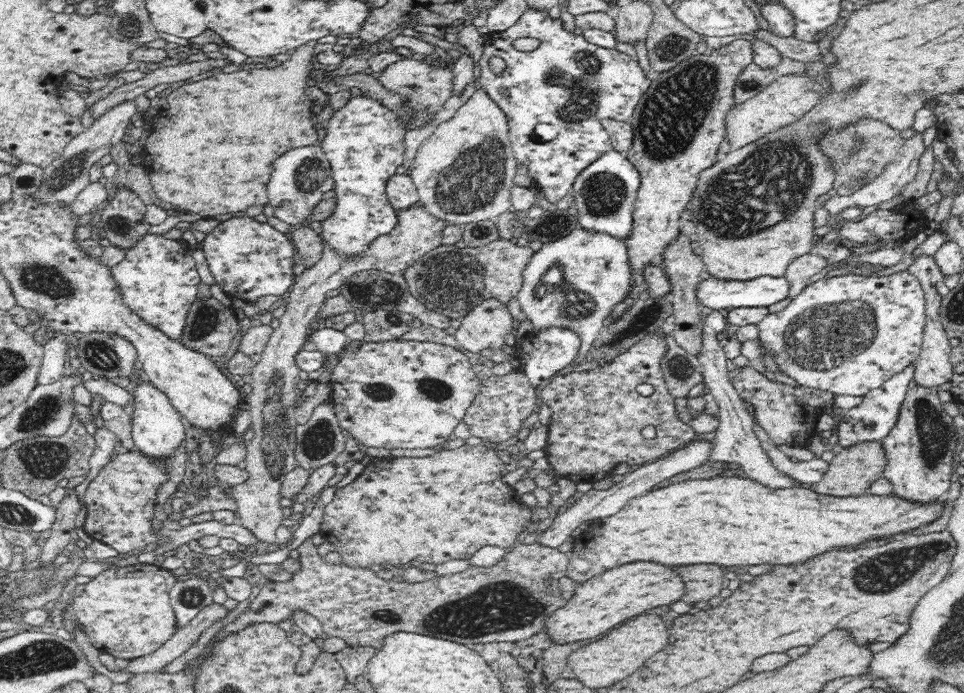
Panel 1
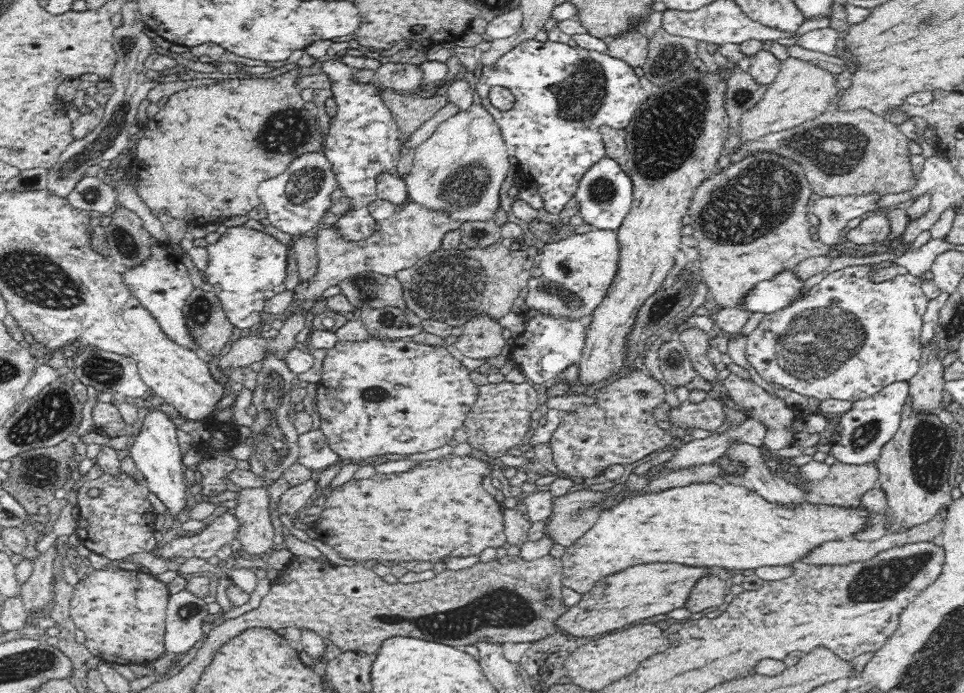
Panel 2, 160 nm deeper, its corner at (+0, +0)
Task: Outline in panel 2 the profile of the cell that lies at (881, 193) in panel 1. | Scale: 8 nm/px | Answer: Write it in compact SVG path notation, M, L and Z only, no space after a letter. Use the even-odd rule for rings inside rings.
M878 193L871 195L826 196L815 200L810 212L819 220L819 241L835 245L852 222L859 221L862 214L871 212L876 206Z

